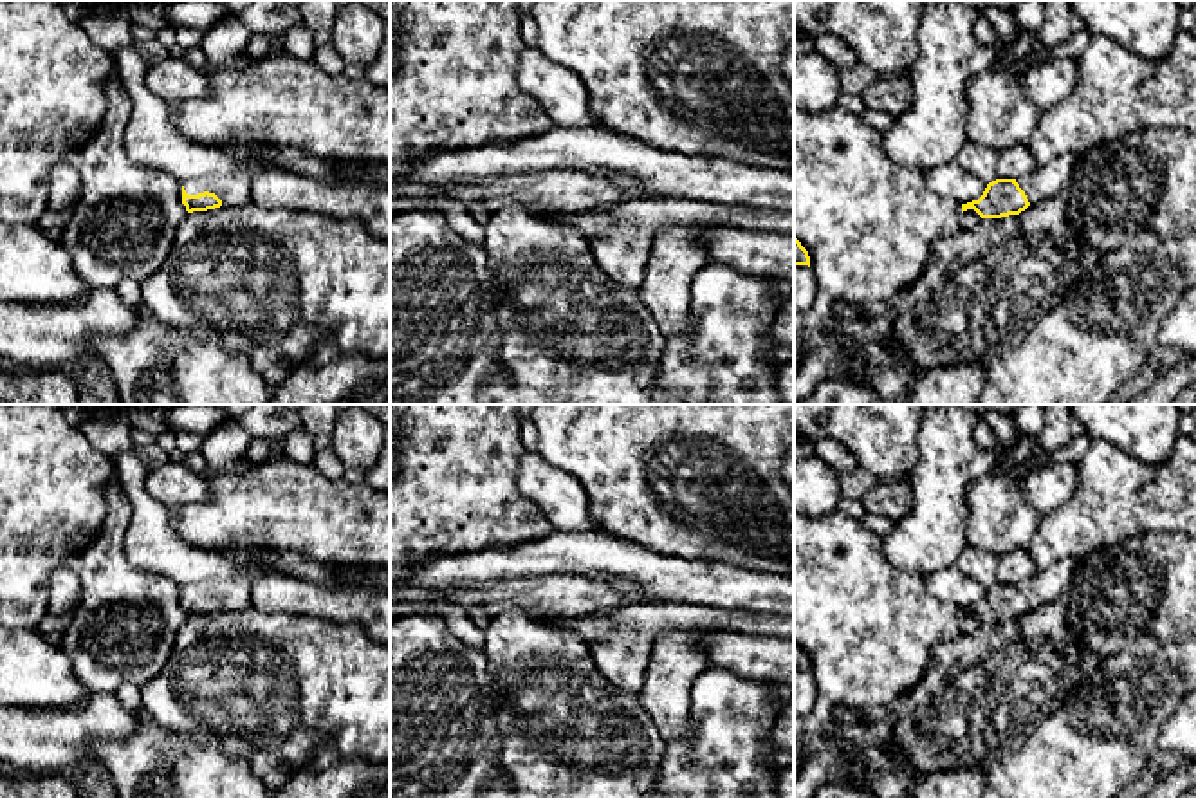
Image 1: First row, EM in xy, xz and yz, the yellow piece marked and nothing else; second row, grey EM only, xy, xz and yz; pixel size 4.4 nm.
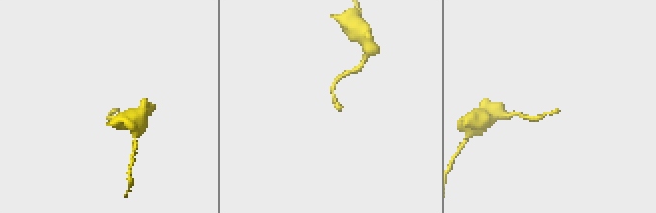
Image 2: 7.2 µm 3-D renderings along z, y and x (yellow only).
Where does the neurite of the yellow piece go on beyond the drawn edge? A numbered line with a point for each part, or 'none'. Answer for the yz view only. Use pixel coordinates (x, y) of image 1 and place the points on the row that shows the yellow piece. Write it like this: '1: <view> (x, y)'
1: yz (1043, 183)

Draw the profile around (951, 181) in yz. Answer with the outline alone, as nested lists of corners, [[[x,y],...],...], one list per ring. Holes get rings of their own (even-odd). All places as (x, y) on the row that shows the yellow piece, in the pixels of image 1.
[[[956,161],[924,172],[927,186],[940,197],[967,204],[978,200],[987,184],[967,173]]]

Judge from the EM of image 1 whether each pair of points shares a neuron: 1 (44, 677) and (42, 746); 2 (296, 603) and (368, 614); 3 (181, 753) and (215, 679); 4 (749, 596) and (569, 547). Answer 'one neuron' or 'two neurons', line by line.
1: two neurons
2: one neuron
3: two neurons
4: one neuron

